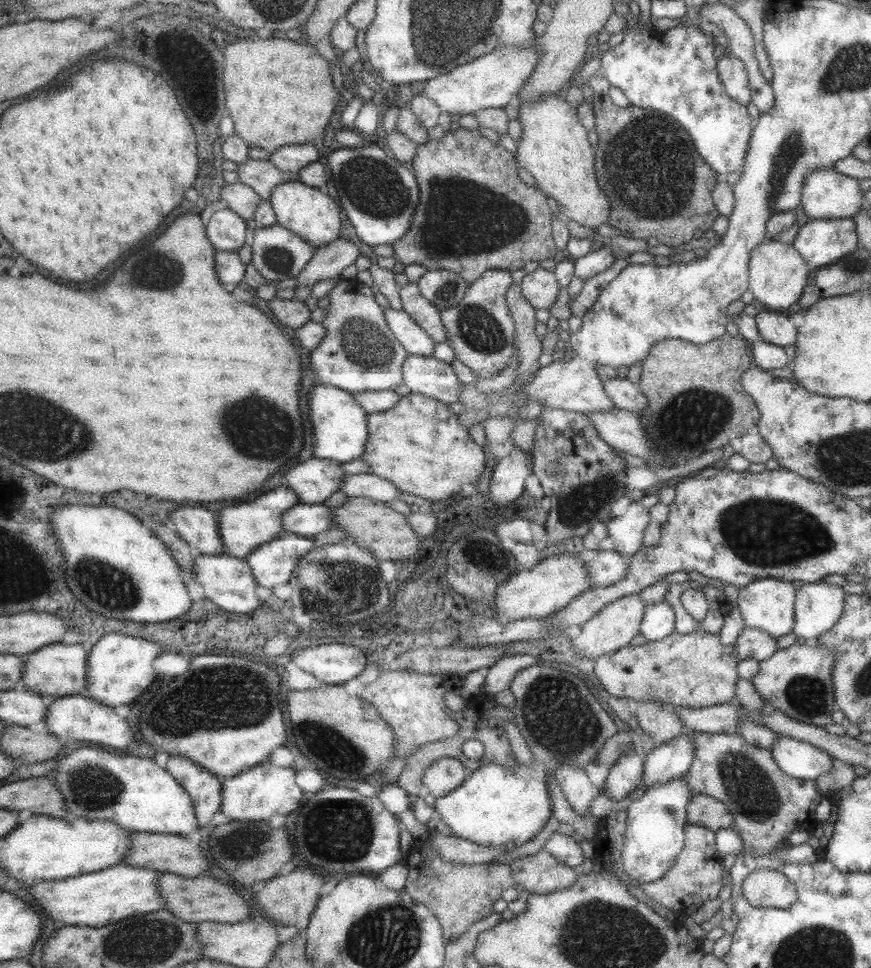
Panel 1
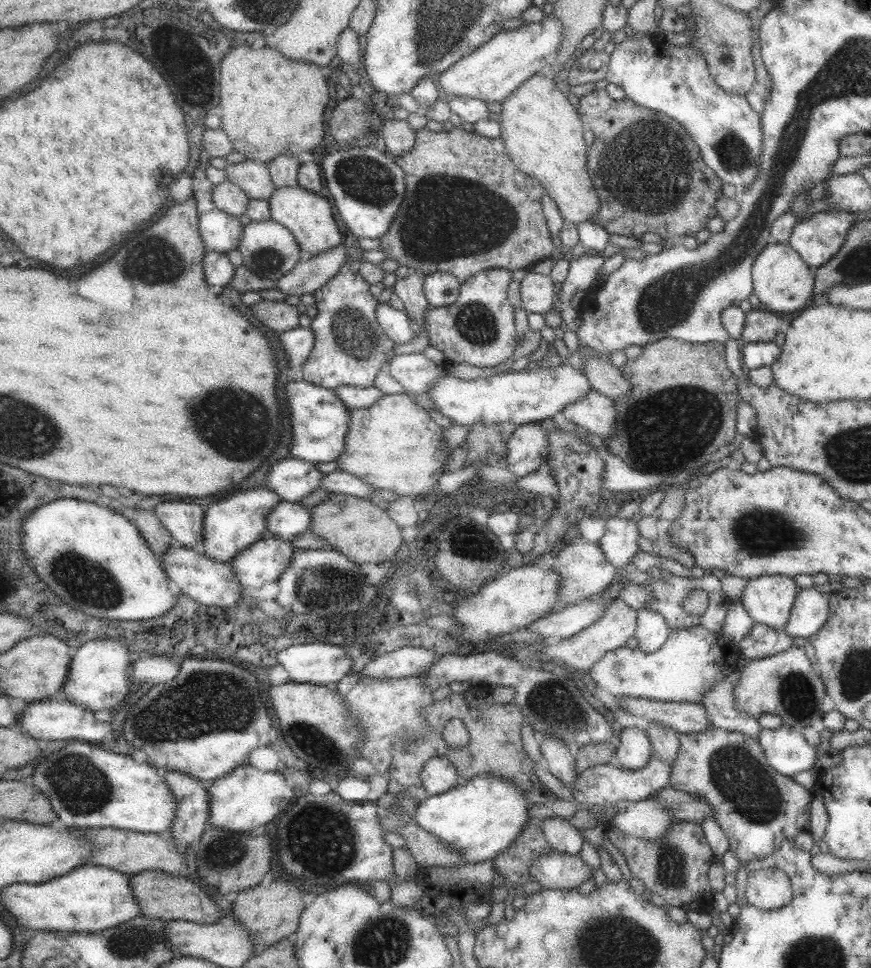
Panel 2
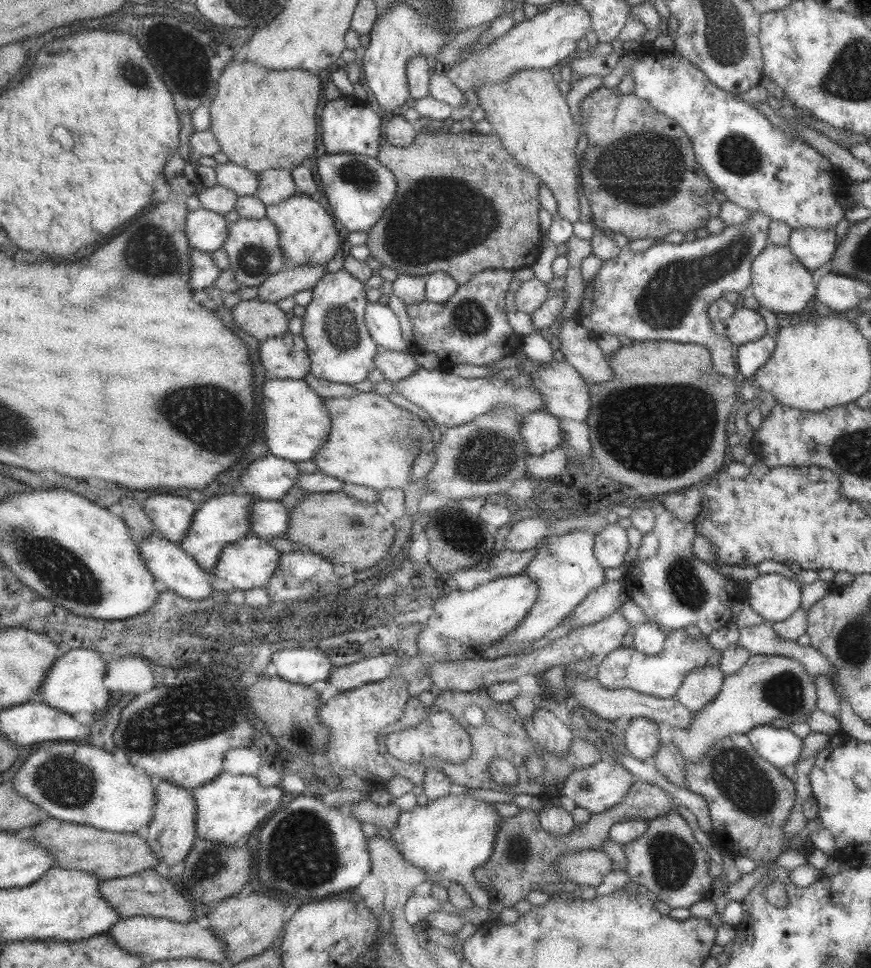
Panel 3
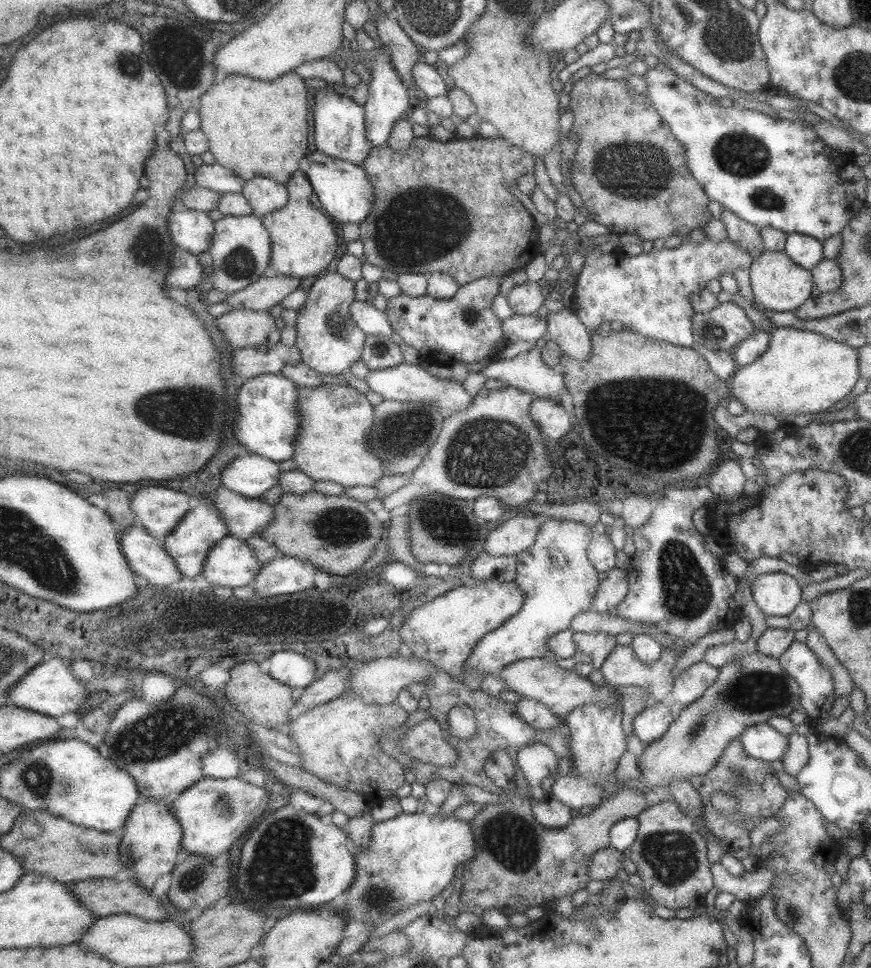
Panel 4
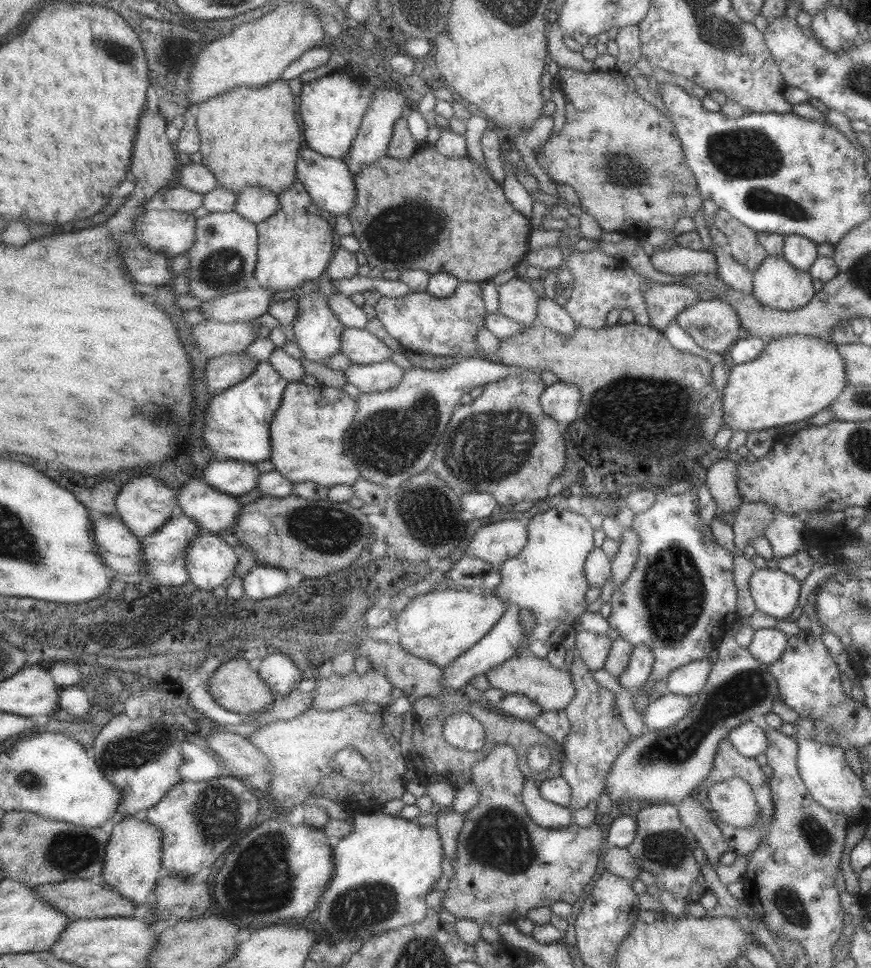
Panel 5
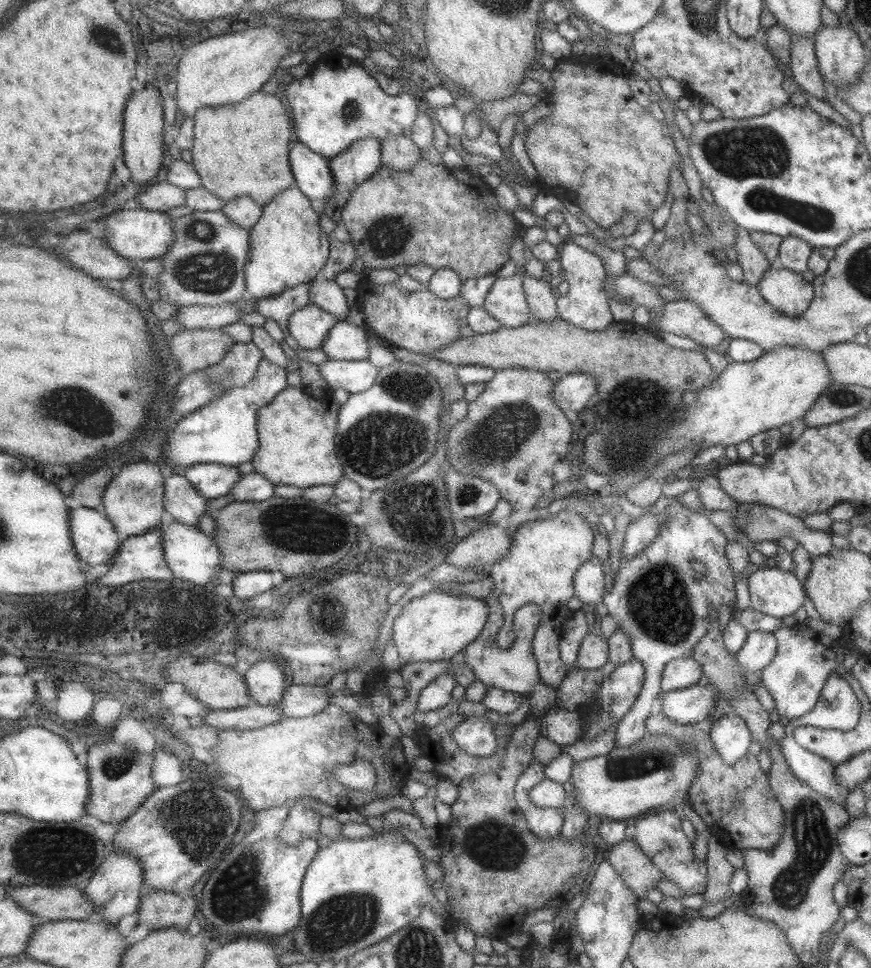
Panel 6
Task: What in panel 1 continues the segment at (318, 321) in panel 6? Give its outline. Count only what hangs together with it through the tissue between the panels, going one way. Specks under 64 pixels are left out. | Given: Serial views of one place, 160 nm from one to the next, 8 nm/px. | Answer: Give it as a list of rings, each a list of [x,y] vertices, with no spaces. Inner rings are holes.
[[[339,278],[326,294],[329,308],[324,310],[320,322],[325,329],[325,334],[308,356],[309,368],[318,384],[333,386],[351,394],[375,389],[393,390],[403,384],[401,365],[408,352],[389,330],[384,319],[384,308],[375,302],[373,295],[371,288],[357,278],[347,280]]]

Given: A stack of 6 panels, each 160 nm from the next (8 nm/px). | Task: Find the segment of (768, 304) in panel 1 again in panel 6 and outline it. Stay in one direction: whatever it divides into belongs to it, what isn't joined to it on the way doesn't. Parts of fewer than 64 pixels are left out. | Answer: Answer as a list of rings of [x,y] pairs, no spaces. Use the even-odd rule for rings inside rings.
[[[773,267],[763,273],[757,288],[769,306],[791,316],[807,310],[815,291],[815,286],[805,281],[801,273]]]

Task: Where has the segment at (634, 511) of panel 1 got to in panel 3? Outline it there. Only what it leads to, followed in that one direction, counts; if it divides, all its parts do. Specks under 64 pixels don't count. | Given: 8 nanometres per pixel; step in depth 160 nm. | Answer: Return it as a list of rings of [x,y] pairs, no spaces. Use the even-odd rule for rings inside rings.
[[[615,523],[607,525],[594,536],[593,554],[599,566],[613,568],[624,564],[623,557],[629,548],[626,530]]]

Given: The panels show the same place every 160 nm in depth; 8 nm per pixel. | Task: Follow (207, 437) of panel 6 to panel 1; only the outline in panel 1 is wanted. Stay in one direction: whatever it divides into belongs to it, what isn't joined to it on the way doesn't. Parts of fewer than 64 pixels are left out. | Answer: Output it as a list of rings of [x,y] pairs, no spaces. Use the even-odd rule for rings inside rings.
[[[317,383],[309,388],[307,398],[307,416],[311,421],[314,440],[312,457],[339,464],[360,459],[367,436],[367,413],[355,403],[352,394]]]

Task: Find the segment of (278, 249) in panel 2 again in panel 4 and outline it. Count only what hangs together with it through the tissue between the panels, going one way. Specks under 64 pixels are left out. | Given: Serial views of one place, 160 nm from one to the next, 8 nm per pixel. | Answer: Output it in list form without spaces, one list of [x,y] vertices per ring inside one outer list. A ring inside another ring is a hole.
[[[251,214],[243,216],[223,215],[213,221],[213,234],[206,250],[211,257],[210,274],[206,278],[217,292],[231,294],[255,282],[268,266],[270,240],[262,220]]]

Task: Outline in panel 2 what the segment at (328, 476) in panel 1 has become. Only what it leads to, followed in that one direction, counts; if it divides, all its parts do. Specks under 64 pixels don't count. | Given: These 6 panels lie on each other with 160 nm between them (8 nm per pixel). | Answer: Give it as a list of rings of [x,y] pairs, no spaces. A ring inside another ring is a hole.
[[[283,458],[269,466],[263,487],[272,490],[281,501],[297,503],[301,498],[320,486],[323,476],[315,464],[297,458]]]

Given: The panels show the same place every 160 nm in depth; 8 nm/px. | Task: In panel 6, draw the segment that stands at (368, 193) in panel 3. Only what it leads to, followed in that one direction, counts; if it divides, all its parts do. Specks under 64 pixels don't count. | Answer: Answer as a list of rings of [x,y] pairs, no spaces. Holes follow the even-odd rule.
[[[291,142],[288,163],[296,188],[309,200],[325,204],[333,197],[333,183],[328,159],[300,142]]]

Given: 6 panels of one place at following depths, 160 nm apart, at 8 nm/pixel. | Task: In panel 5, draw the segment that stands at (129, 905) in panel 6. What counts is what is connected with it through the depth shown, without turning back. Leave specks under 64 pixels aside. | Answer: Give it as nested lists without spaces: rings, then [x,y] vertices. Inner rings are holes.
[[[142,815],[125,816],[113,827],[107,847],[106,866],[102,876],[107,887],[119,891],[123,897],[131,899],[131,903],[143,910],[146,906],[147,895],[157,885],[163,874],[161,867],[162,833],[151,822],[143,819]]]

